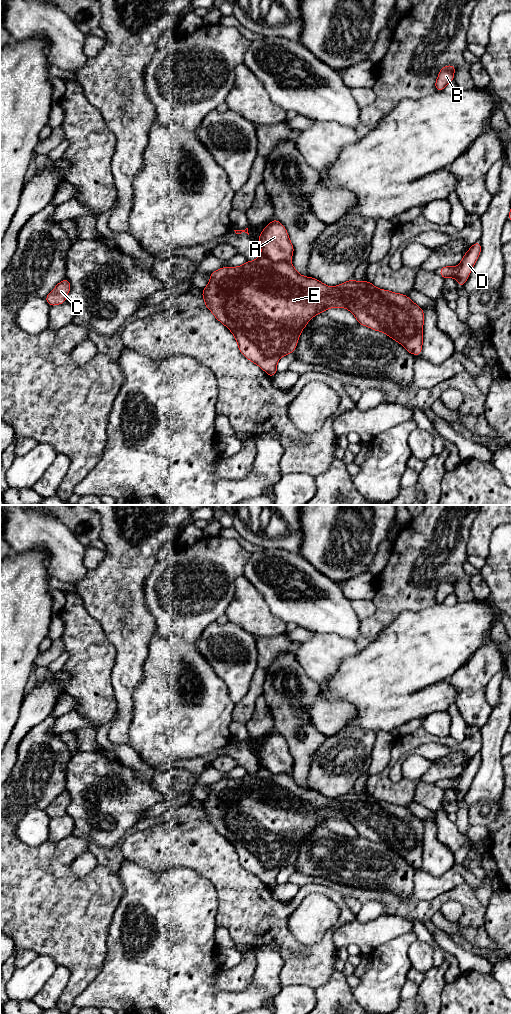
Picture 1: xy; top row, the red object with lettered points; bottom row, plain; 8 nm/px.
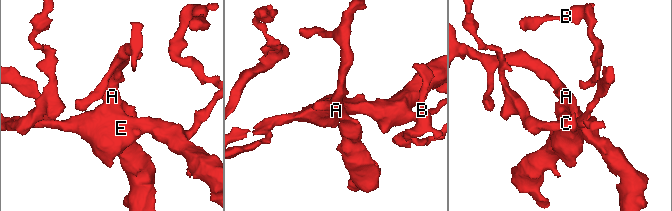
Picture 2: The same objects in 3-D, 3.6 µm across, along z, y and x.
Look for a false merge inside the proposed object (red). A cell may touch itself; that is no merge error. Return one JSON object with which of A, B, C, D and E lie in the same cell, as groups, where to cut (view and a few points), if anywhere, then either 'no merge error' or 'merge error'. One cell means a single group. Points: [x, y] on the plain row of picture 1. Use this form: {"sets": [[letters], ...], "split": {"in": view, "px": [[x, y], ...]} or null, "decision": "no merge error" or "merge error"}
{"sets": [["A", "B", "C", "D", "E"]], "split": null, "decision": "no merge error"}

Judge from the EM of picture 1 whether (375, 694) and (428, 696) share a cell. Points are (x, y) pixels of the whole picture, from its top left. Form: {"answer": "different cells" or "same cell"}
{"answer": "same cell"}

